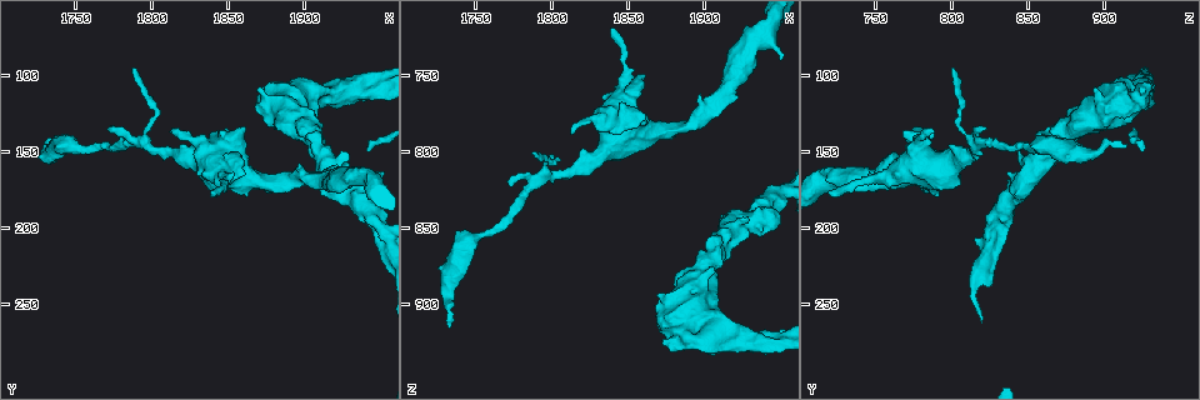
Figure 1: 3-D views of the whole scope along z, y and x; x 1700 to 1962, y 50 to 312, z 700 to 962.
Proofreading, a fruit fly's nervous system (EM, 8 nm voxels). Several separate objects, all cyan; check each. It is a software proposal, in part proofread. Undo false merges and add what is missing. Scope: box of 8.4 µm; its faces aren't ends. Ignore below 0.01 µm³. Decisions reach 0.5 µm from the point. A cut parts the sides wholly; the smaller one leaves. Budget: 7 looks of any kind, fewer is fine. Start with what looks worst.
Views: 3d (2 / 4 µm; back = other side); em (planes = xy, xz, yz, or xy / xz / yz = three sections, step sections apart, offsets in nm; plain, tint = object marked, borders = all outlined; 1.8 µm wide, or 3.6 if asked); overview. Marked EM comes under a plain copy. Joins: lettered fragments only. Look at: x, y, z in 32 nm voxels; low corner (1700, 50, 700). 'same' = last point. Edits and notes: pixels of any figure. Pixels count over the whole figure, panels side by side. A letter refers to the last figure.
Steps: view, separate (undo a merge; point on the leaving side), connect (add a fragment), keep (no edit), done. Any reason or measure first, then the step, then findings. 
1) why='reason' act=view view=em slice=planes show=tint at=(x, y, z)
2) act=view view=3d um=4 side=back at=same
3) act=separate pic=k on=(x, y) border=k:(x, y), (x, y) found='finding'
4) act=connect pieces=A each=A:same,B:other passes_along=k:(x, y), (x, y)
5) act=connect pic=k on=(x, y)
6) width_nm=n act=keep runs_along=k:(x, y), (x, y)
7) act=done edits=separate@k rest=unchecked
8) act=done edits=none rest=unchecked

why='an open end' act=view view=3d um=2 at=(1732, 146, 914)

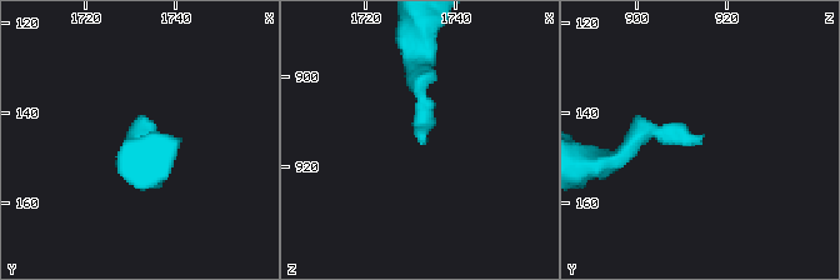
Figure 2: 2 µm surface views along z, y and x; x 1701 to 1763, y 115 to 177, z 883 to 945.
act=view view=em slice=planes show=borders at=(1733, 146, 914)

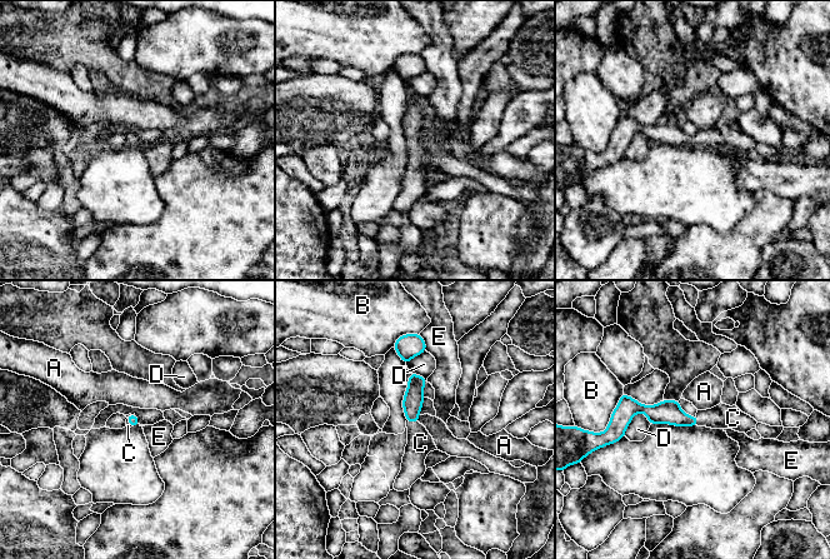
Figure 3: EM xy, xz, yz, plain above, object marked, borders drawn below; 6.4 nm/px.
longest_contact=B:220nm act=connect pieces=C each=A:other,B:other,C:same,D:other,E:other found='the neuron continues'

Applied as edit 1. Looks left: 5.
why='calibre changes' act=view view=em slice=planes show=borders at=(1848, 168, 742)

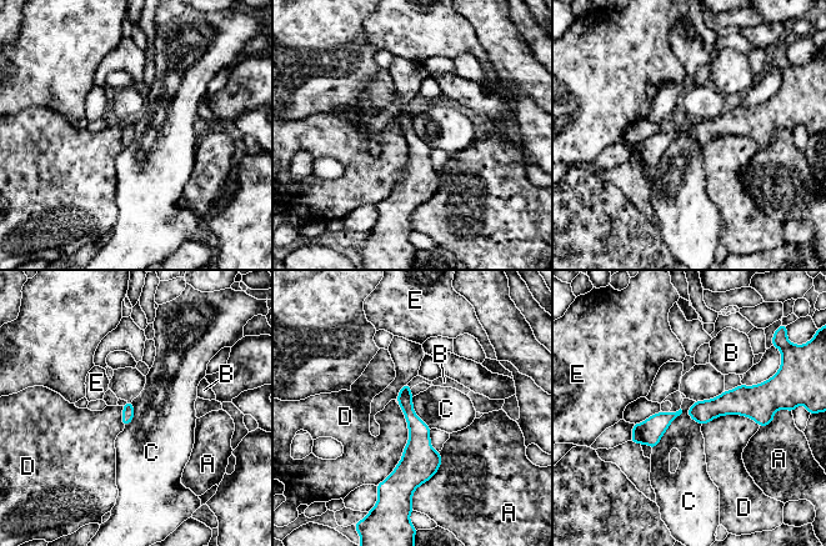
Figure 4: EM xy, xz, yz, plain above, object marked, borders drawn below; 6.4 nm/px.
act=keep each=A:other,B:other,C:other,D:other,E:other found='continuous, no second neuron'

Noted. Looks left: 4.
why='thin end' act=view view=3d um=4 at=(1772, 136, 822)

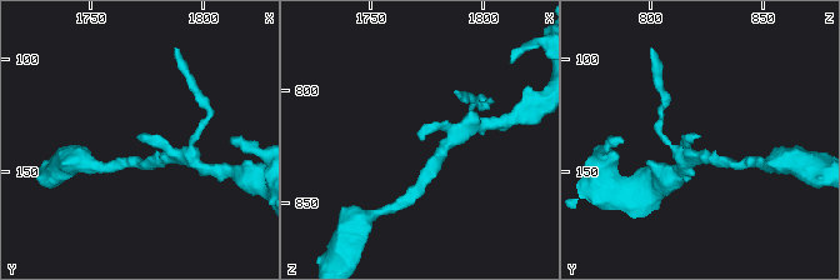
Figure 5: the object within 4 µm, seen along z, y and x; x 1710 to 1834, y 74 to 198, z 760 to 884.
why='shape alone is not enough' act=view view=em slice=planes show=borders at=(1772, 134, 823)

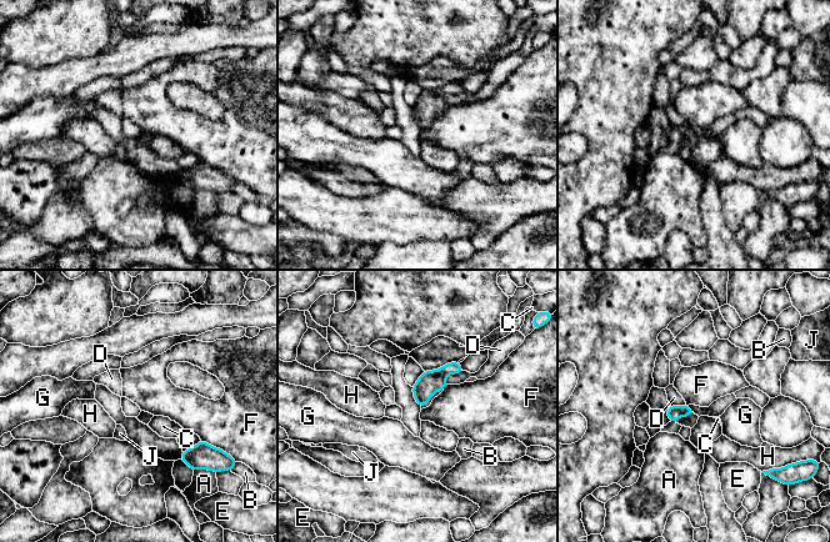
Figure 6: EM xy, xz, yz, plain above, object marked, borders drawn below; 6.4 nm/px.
width_nm=100 act=keep each=A:other,B:other,C:other,D:other,E:other,F:other,G:other,H:other,J:other border=6:(201, 440), (216, 447) found='no lettered fragment goes on from it'

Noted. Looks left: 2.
act=done edits=connect@3 rest=unchecked

